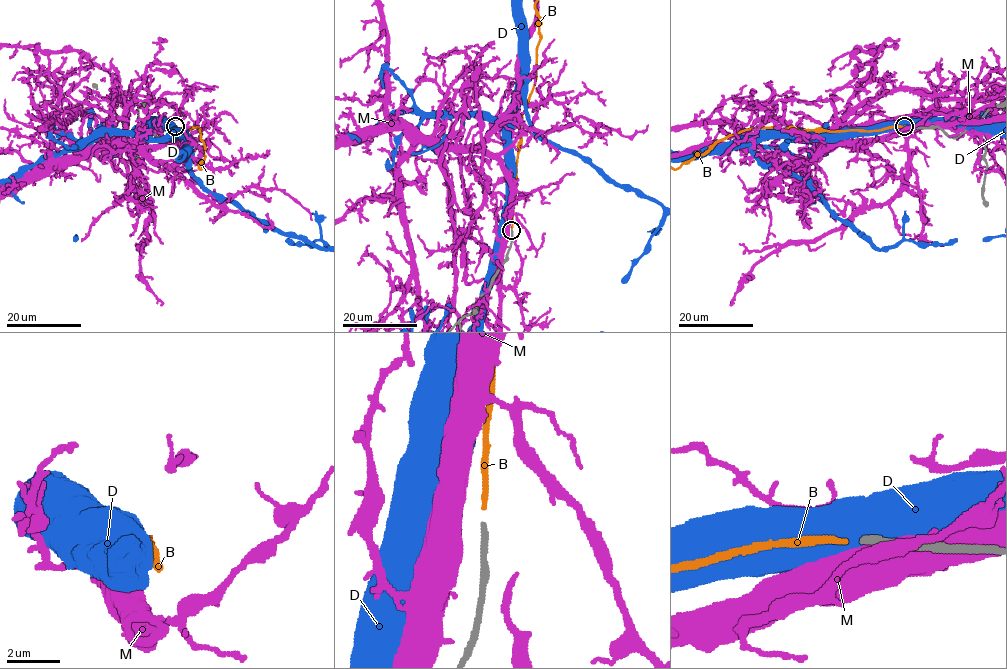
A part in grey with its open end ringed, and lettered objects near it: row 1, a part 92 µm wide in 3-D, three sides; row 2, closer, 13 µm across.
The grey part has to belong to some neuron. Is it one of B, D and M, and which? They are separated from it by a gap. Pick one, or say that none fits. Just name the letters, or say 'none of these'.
B

